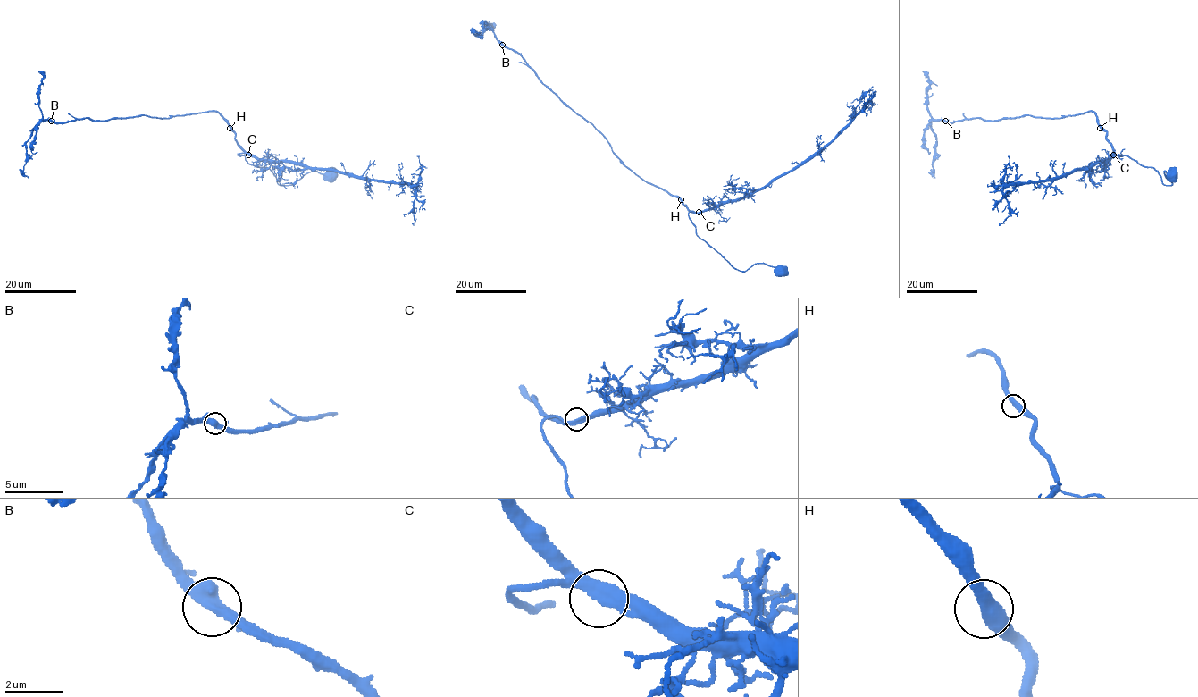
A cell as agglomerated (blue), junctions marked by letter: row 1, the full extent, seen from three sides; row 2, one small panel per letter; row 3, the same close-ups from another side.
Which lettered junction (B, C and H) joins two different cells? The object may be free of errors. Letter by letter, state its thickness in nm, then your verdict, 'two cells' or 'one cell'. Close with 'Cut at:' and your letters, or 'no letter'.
B: 460 nm thick; one cell
C: 440 nm thick; one cell
H: 420 nm thick; one cell
Cut at: no letter

